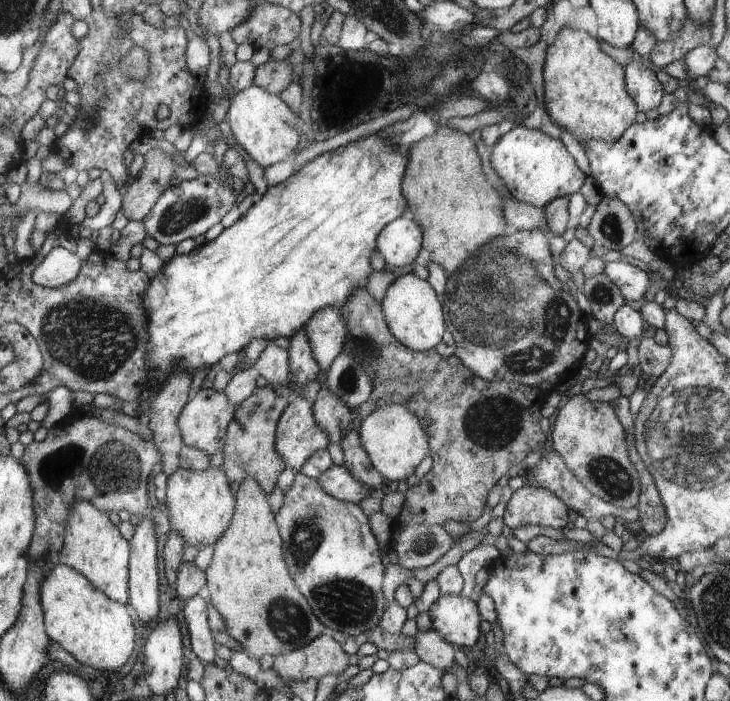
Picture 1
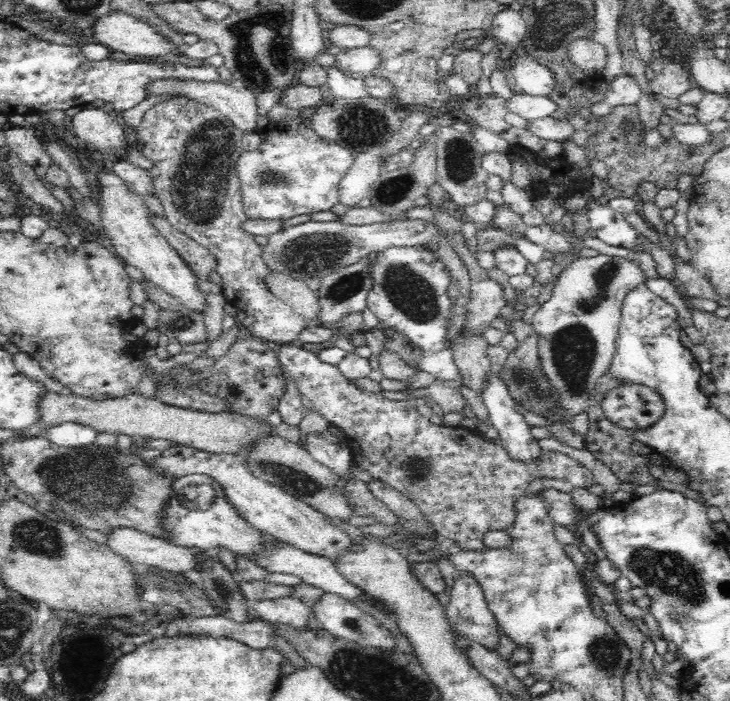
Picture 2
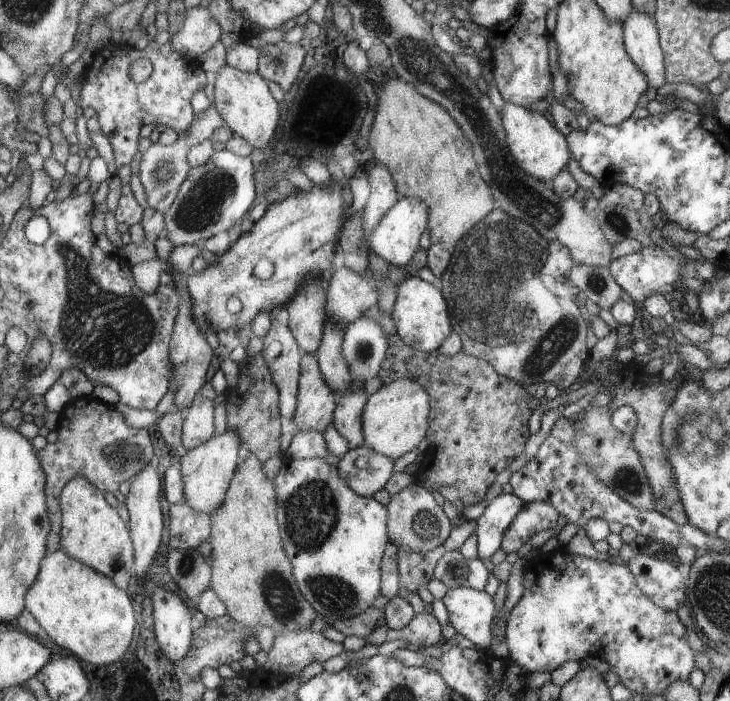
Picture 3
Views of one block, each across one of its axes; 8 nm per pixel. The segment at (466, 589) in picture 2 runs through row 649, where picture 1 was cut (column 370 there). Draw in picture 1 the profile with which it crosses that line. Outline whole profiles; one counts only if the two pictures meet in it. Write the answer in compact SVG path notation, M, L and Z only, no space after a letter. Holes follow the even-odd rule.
M330 466L318 479L322 489L343 502L360 503L367 497L375 495L373 489L356 478L343 466Z

